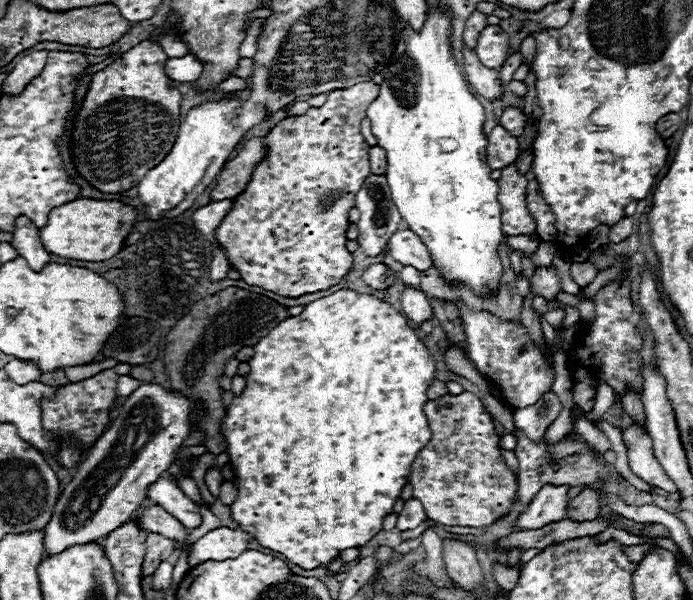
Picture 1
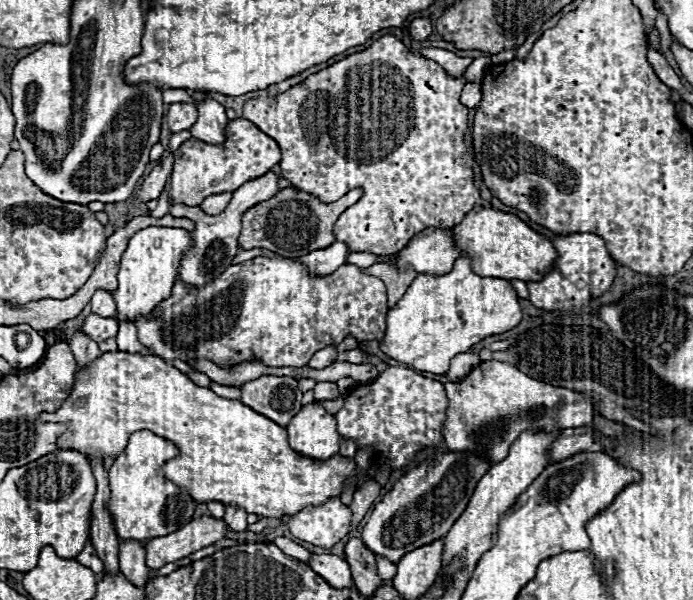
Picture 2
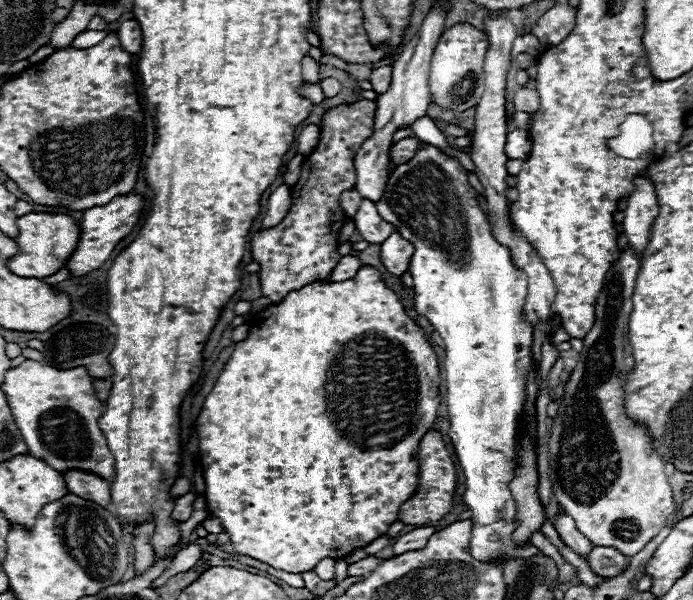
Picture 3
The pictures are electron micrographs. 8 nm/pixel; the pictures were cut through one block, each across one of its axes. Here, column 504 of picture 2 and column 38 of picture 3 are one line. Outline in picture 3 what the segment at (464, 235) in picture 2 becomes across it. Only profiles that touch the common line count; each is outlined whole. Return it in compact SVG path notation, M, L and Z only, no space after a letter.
M30 212L26 216L16 218L18 236L14 242L18 244L18 254L8 260L8 268L12 274L22 278L46 278L56 274L64 262L70 258L78 244L80 228L74 224L70 216L64 214L44 214L44 212Z

